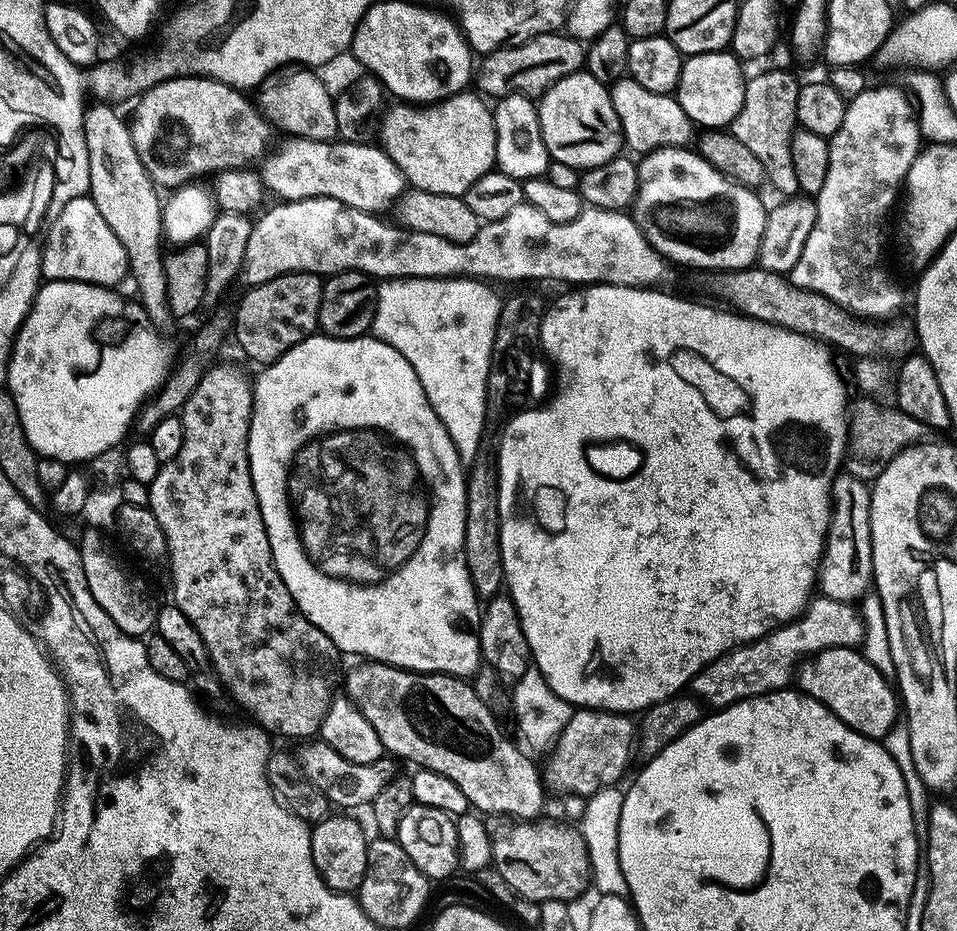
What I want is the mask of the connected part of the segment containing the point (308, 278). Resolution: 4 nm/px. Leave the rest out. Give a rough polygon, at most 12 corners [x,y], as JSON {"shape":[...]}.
{"shape":[[312,272],[253,284],[234,316],[256,363],[282,358],[318,328]]}

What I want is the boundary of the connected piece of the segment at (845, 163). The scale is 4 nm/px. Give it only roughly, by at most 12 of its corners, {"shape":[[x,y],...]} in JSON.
{"shape":[[902,89],[847,101],[794,286],[865,318],[904,300],[880,260],[922,147]]}

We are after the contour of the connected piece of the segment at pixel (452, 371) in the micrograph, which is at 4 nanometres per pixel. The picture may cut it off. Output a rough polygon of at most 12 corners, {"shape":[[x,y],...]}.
{"shape":[[381,279],[371,335],[414,366],[460,463],[481,453],[502,303]]}

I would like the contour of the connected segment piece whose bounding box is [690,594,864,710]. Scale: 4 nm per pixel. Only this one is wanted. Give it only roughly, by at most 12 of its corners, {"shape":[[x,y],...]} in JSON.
{"shape":[[820,594],[795,620],[705,666],[712,710],[789,687],[800,661],[864,637],[852,604]]}

